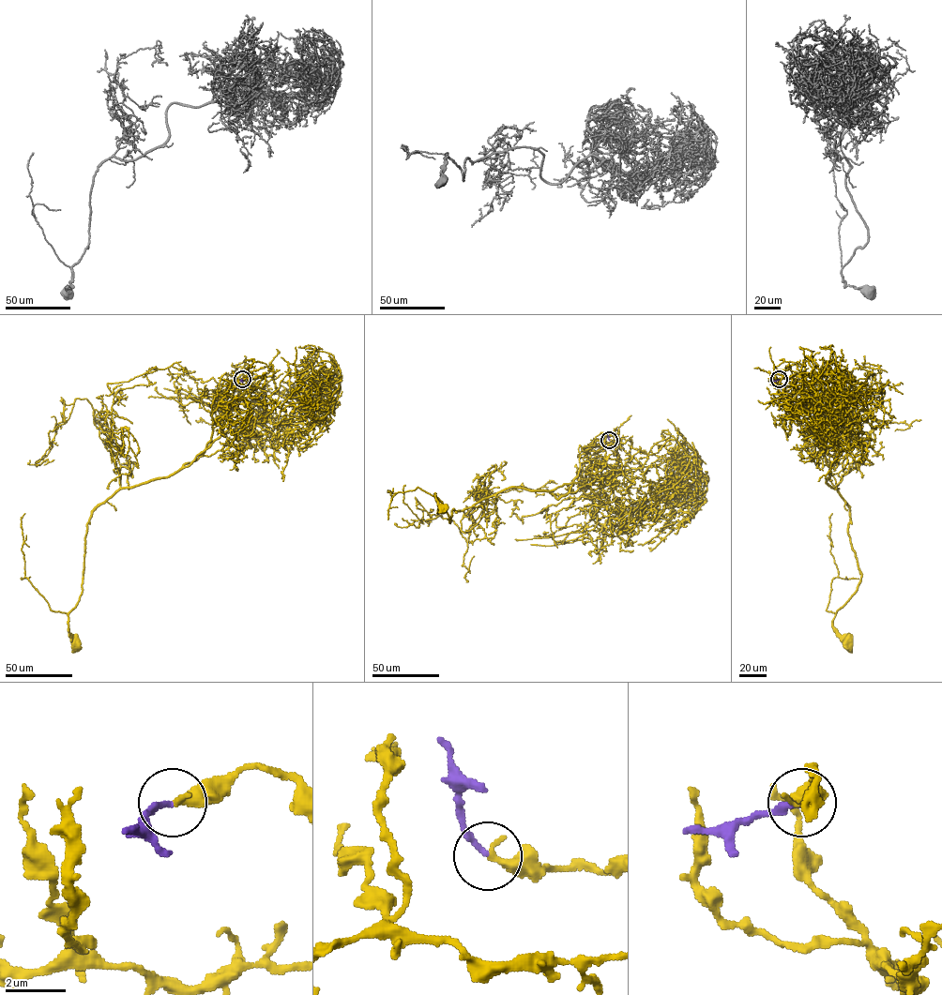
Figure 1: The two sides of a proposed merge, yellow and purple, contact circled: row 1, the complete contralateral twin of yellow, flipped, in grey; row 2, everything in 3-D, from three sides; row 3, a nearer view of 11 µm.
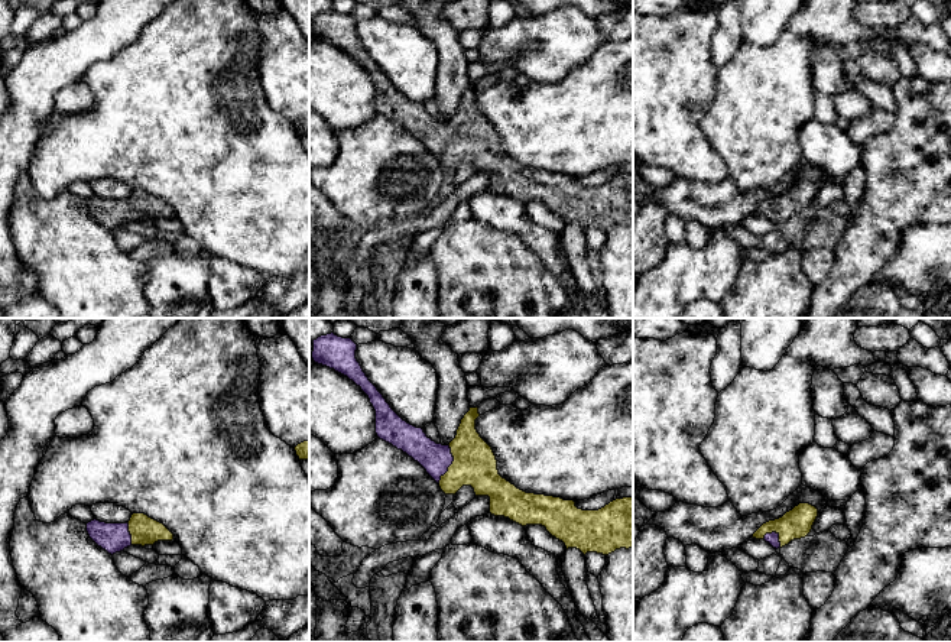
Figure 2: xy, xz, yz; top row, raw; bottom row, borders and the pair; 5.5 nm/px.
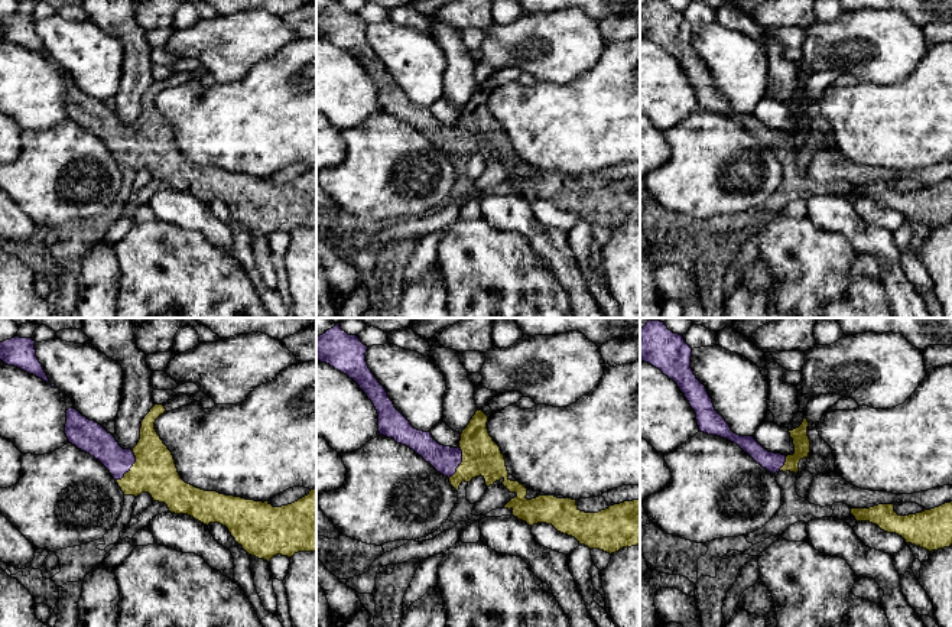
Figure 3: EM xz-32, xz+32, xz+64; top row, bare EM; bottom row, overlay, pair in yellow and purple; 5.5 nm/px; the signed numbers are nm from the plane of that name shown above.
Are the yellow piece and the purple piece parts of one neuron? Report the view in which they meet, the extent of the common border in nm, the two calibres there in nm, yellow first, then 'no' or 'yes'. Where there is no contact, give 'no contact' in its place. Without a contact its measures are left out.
xz | 220 nm | 240/170 nm | yes

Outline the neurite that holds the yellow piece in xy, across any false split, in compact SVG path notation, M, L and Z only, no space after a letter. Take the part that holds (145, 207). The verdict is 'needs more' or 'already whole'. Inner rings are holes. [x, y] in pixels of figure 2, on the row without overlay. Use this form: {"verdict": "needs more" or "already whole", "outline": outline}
{"verdict": "needs more", "outline": "M133 189L126 200L106 200L94 195L87 200L87 208L98 223L111 231L130 221L145 223L173 215L173 210L163 200L145 189Z"}

